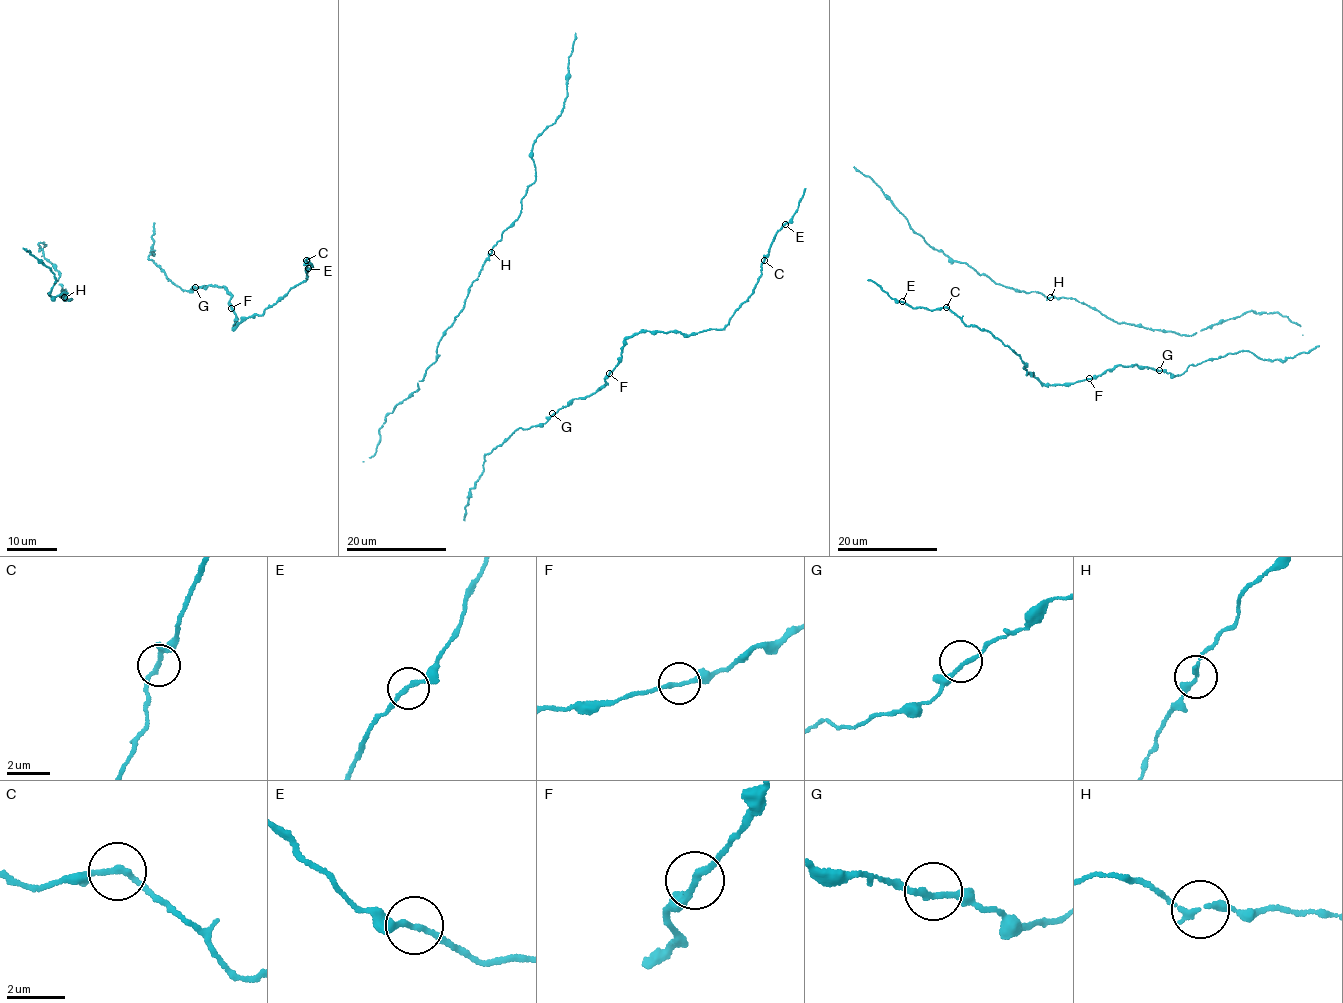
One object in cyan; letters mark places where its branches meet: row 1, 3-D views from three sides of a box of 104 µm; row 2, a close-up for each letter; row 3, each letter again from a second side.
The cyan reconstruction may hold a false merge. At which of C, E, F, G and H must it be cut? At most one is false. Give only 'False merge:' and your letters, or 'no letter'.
False merge: no letter

